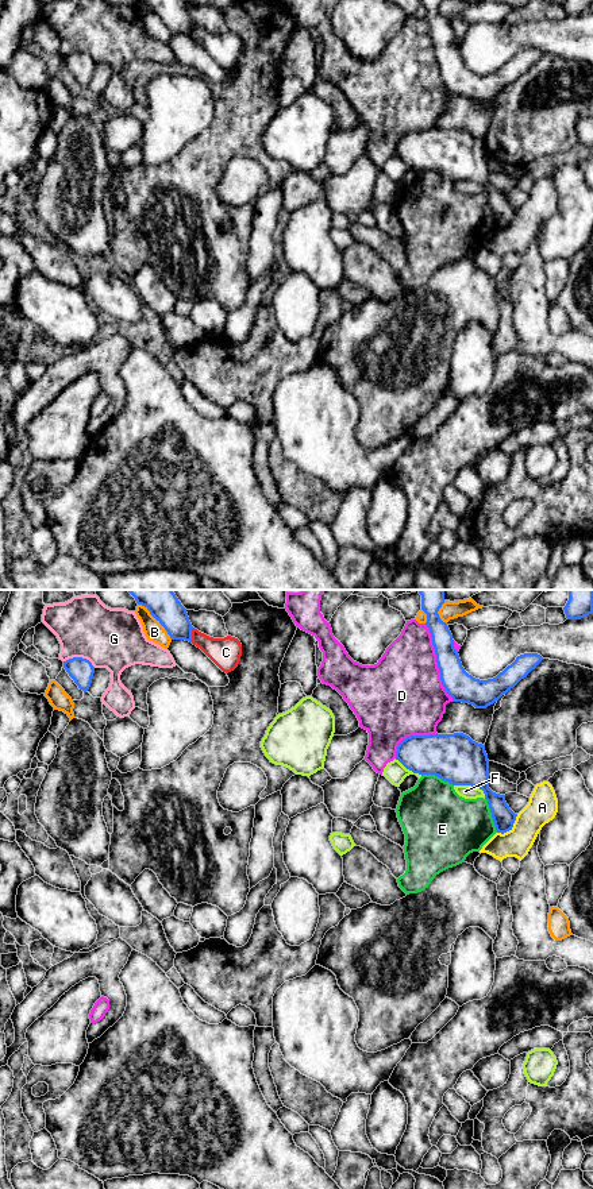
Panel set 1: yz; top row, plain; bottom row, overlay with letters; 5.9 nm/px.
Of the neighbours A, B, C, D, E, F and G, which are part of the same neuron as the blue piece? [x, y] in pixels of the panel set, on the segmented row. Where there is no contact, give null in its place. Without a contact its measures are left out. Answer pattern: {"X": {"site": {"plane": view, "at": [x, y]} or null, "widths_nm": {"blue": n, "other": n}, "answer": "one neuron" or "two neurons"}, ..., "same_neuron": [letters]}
{"A": {"site": {"plane": "yz", "at": [511, 827]}, "widths_nm": {"blue": 130, "other": 180}, "answer": "two neurons"}, "B": {"site": {"plane": "yz", "at": [156, 618]}, "widths_nm": {"blue": 220, "other": 120}, "answer": "two neurons"}, "C": {"site": {"plane": "yz", "at": [191, 634]}, "widths_nm": {"blue": 190, "other": 180}, "answer": "two neurons"}, "D": {"site": {"plane": "yz", "at": [436, 661]}, "widths_nm": {"blue": 180, "other": 440}, "answer": "two neurons"}, "E": {"site": {"plane": "yz", "at": [492, 815]}, "widths_nm": {"blue": 130, "other": 380}, "answer": "two neurons"}, "F": {"site": {"plane": "yz", "at": [472, 786]}, "widths_nm": {"blue": 300, "other": 80}, "answer": "two neurons"}, "G": {"site": {"plane": "yz", "at": [80, 657]}, "widths_nm": {"blue": 150, "other": 360}, "answer": "two neurons"}, "same_neuron": []}

